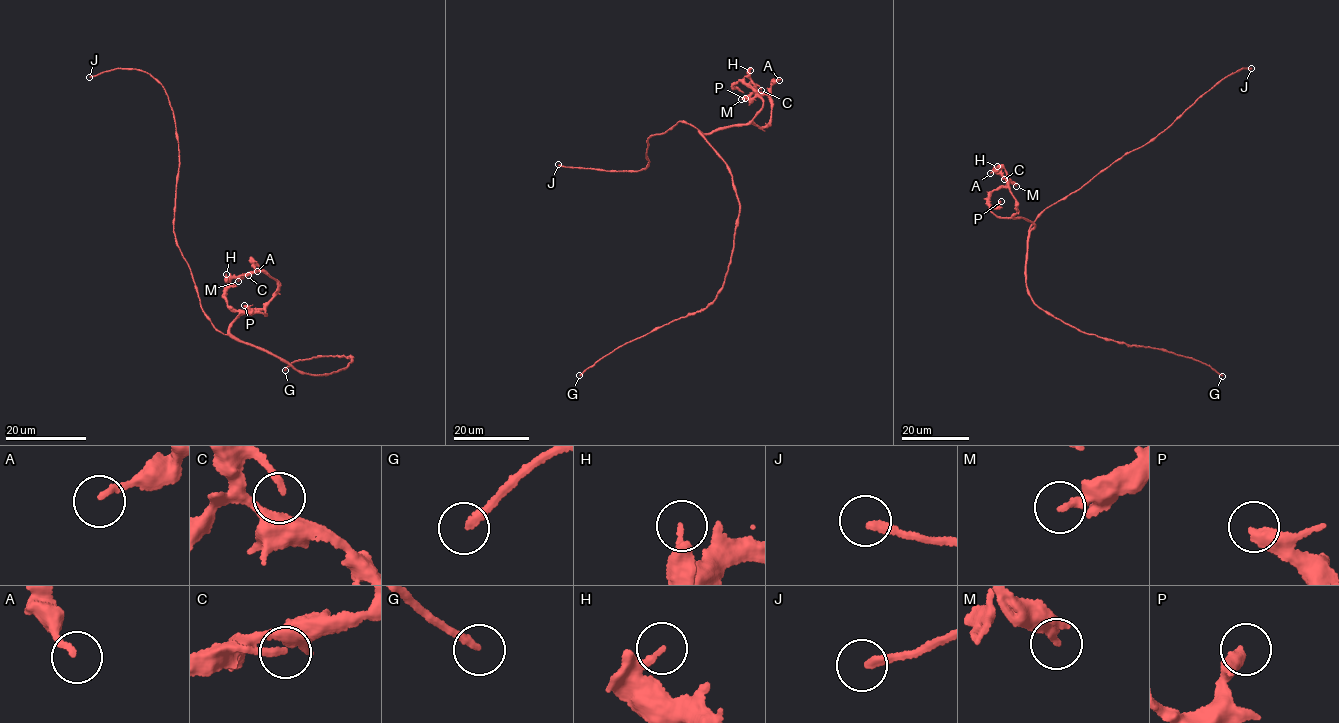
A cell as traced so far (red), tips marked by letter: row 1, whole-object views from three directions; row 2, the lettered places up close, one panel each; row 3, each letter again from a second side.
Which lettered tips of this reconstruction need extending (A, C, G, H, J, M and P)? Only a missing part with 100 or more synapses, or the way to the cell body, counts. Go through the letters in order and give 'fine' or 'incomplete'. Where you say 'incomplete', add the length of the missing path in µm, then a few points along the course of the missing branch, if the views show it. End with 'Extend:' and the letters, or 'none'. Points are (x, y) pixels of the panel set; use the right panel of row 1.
A: fine
C: fine
G: fine
H: fine
J: incomplete | 150 µm | (1251, 68), (1204, 106), (1184, 143), (1207, 143), (1223, 128), (1222, 115), (1184, 80), (1206, 60), (1210, 81)
M: fine
P: fine
Extend: J

